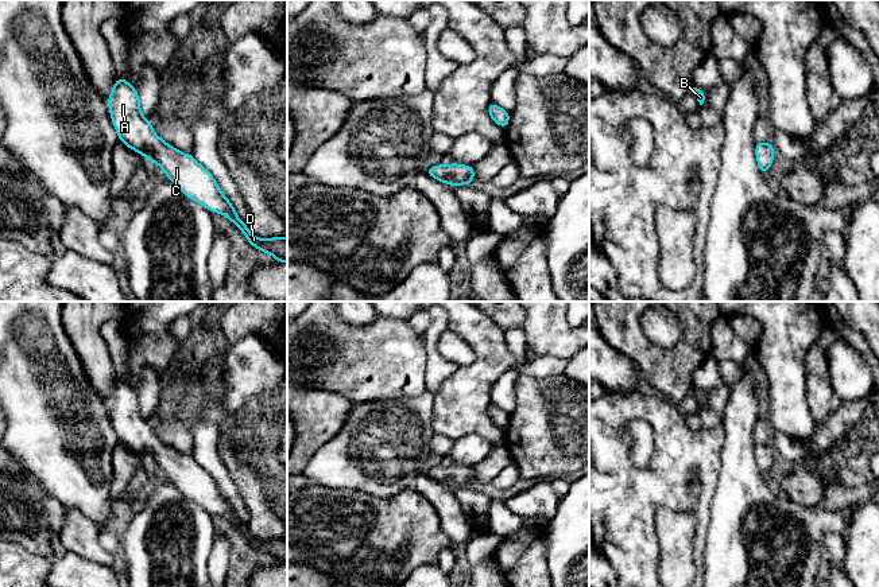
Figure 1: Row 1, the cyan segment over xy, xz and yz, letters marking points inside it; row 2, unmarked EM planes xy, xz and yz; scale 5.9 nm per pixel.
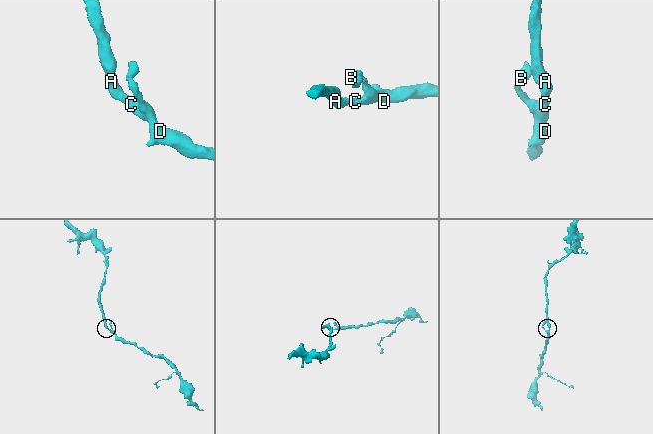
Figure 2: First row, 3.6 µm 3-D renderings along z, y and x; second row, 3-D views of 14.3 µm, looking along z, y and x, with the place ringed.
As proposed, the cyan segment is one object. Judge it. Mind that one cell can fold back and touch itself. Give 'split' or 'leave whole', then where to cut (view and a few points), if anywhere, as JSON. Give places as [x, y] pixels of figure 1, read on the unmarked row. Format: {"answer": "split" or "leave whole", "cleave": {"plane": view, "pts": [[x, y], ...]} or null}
{"answer": "leave whole", "cleave": null}

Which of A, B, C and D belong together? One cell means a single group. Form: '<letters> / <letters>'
A B C D

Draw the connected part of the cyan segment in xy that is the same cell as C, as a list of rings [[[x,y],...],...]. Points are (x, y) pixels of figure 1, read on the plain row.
[[[119,378],[108,399],[112,425],[119,442],[128,450],[156,464],[182,495],[212,514],[225,517],[237,528],[249,547],[271,556],[279,565],[287,563],[287,540],[257,540],[244,525],[229,501],[221,494],[214,478],[193,456],[167,446],[152,431],[140,411],[138,392]]]

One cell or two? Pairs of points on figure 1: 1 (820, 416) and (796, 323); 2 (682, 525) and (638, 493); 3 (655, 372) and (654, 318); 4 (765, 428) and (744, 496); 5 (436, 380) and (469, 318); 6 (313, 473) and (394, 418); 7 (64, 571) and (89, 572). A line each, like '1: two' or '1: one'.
1: two
2: two
3: two
4: two
5: two
6: one
7: one

